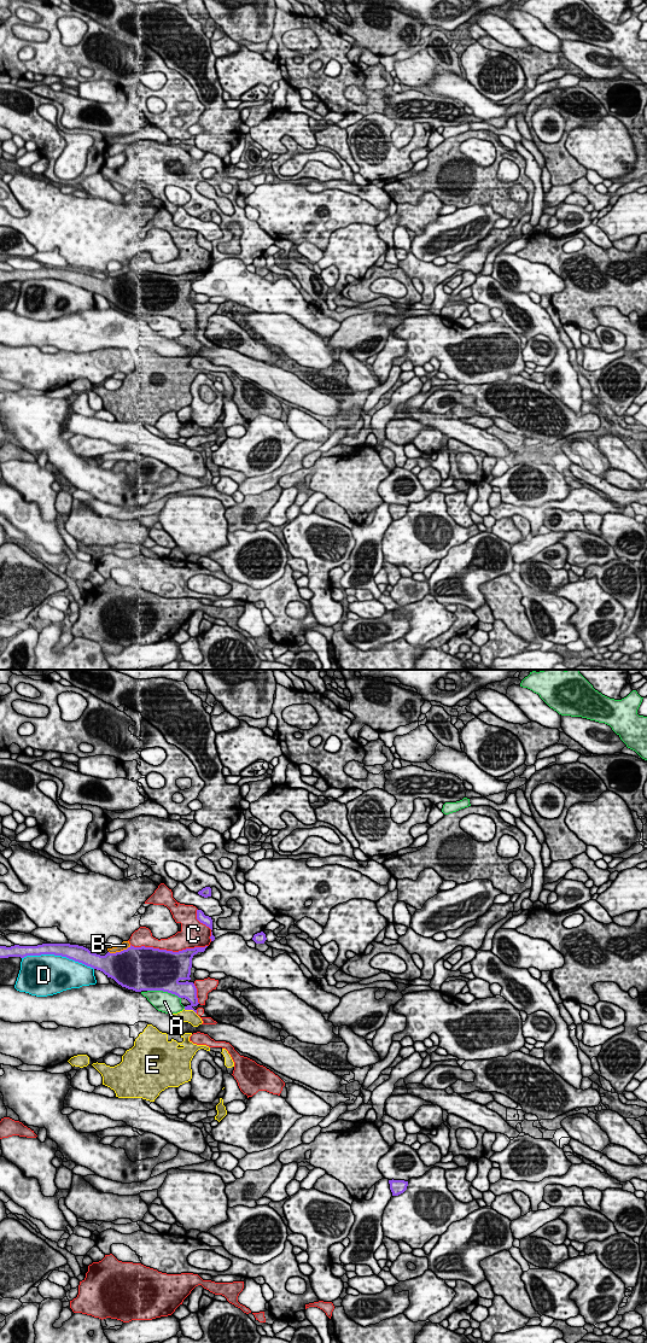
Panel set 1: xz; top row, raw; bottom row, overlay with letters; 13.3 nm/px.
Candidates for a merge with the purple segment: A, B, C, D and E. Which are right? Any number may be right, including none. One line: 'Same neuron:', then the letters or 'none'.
Same neuron: E

